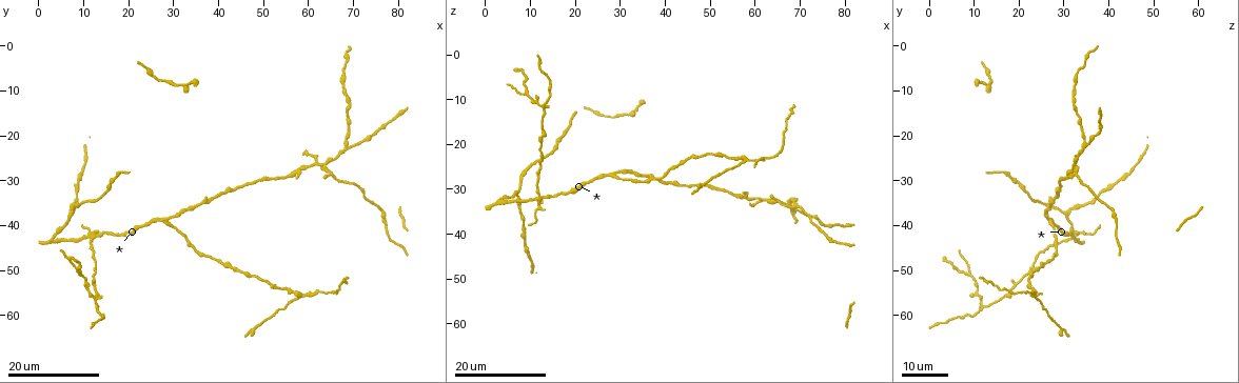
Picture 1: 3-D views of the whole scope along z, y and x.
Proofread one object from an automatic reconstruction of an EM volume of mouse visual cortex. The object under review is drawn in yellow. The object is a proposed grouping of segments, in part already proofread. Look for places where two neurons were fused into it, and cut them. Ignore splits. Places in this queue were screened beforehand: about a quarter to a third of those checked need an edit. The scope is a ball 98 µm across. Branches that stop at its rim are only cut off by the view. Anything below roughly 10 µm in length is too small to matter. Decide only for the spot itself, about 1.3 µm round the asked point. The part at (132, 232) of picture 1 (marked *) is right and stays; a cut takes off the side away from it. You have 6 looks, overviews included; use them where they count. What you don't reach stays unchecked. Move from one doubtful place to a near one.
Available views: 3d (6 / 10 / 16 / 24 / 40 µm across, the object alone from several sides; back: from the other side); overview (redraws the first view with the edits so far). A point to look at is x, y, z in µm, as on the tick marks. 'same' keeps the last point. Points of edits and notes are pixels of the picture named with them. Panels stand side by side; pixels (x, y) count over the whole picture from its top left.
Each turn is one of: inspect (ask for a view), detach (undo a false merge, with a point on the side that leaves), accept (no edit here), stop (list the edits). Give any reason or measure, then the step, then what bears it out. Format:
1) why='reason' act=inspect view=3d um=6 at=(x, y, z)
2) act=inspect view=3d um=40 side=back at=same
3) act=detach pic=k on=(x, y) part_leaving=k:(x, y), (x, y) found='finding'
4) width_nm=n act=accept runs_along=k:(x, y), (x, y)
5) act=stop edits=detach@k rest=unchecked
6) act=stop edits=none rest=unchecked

why='two arms at a narrow angle' act=inspect view=3d um=24 at=(12.0, 42.5, 31.5)

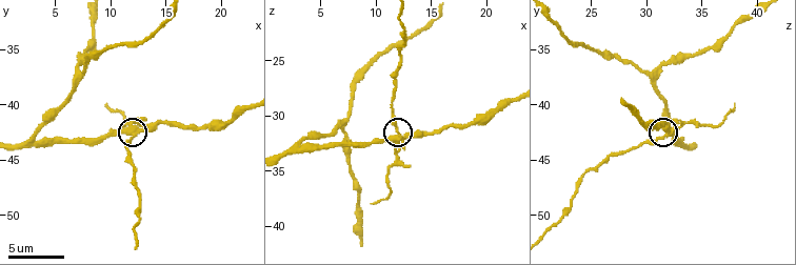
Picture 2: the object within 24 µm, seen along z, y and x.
act=inspect view=3d um=10 at=(11.8, 42.8, 31.4)

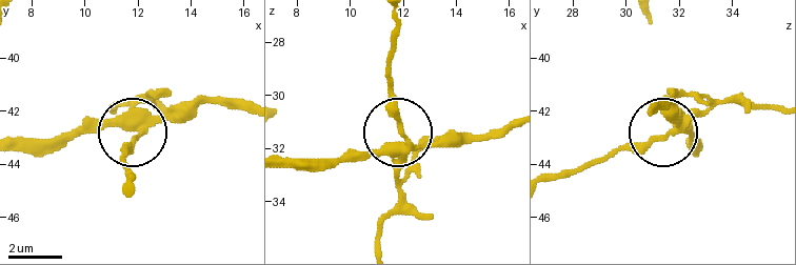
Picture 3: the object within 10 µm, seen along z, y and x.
width_nm=310 act=detach pic=3 on=(137, 102) part_leaving=3:(138, 127), (124, 141), (124, 168), (132, 175) found='a second neuron is stuck on'

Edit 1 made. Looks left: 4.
why='three arms meet' act=inspect view=3d um=16 at=(58.0, 56.0, 23.5)

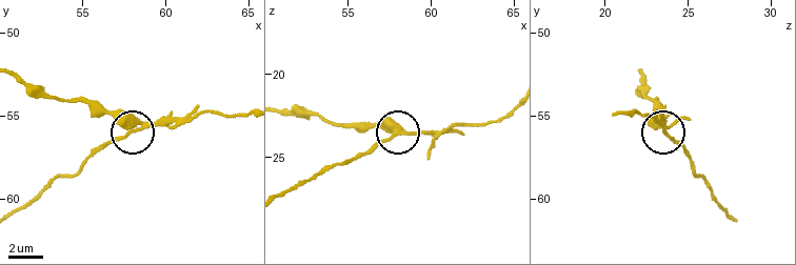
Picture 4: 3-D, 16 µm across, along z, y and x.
why='closer look' act=inspect view=3d um=10 at=(57.9, 55.7, 23.4)

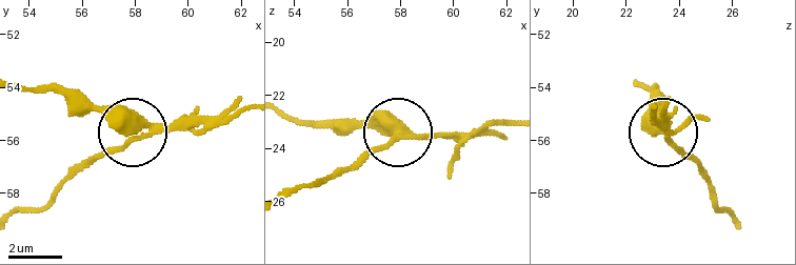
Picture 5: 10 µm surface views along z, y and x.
width_nm=310 act=detach pic=5 on=(456, 155) part_leaving=5:(425, 136), (471, 136), (512, 122) found='two neurons meet here'

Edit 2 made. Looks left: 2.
why='two arms in line, one across' act=inspect view=3d um=24 at=(28.5, 39.0, 27.0)

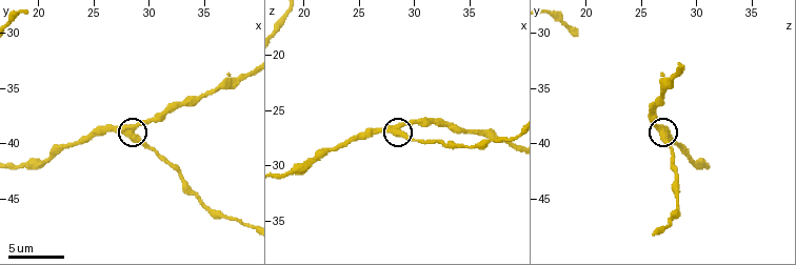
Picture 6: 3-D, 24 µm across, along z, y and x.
act=inspect view=3d um=10 at=(28.6, 39.0, 27.0)

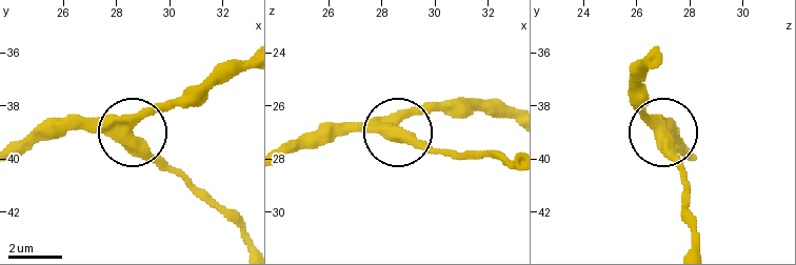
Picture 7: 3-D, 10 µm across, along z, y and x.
arms=3 act=accept runs_along=7:(689, 156), (659, 126), (684, 179) found='continuous, no second neuron'

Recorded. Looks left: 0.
act=stop edits=detach@3,detach@5 rest=unchecked

